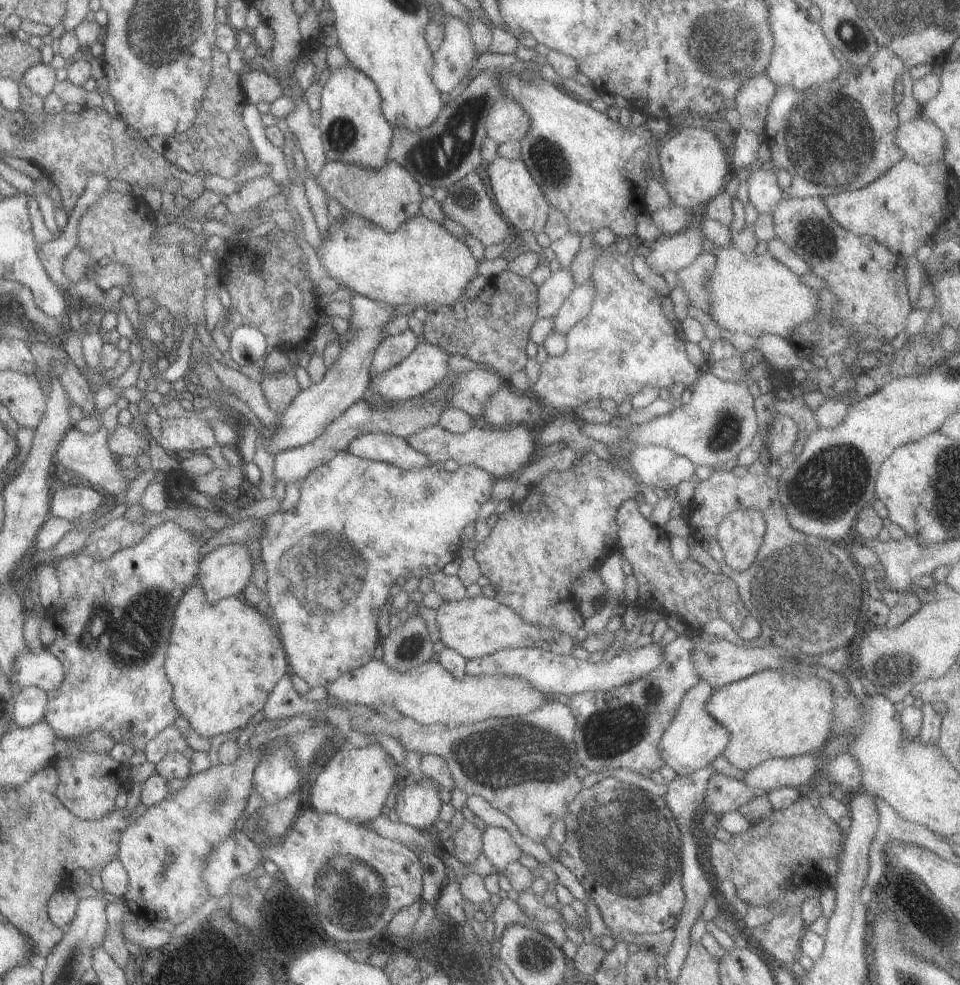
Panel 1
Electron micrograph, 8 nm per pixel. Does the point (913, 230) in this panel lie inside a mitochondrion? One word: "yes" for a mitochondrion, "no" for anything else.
no

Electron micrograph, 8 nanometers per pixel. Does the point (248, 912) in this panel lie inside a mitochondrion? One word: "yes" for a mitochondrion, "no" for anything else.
yes

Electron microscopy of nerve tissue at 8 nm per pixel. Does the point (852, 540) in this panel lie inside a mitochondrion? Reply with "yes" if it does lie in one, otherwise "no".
no

